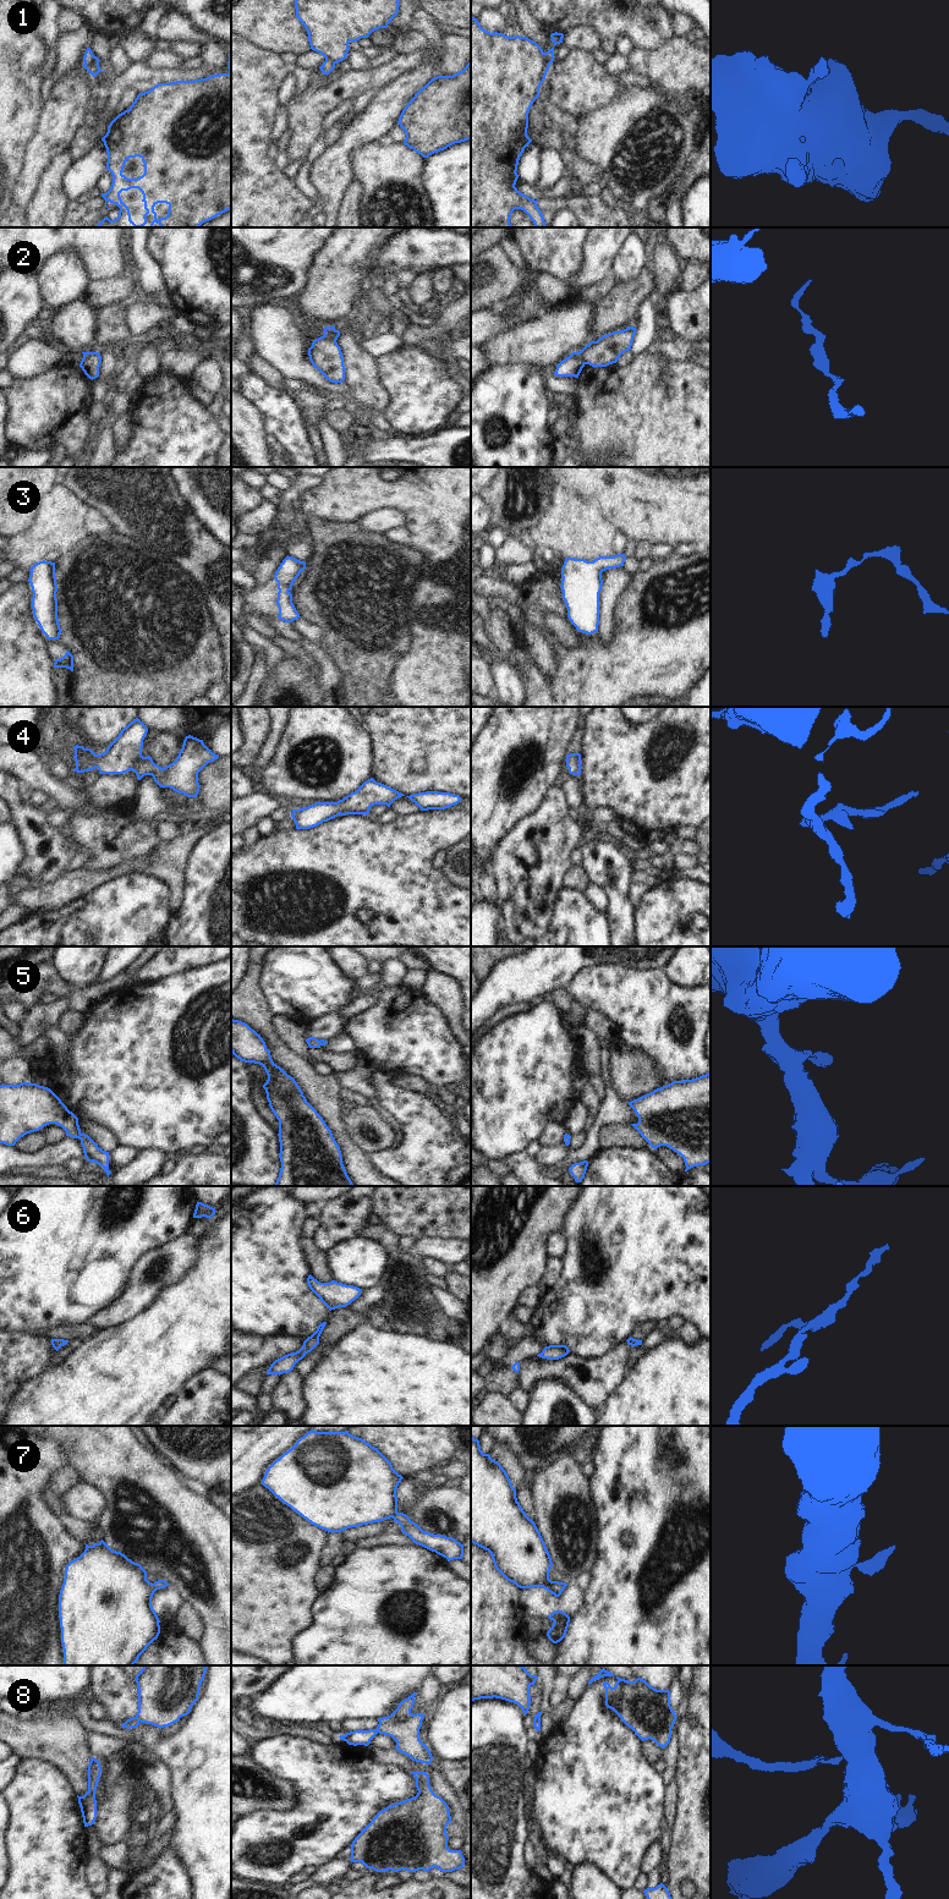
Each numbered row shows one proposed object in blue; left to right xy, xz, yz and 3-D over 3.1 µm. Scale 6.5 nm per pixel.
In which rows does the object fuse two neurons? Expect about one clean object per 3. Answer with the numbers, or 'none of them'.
1, 2, 8

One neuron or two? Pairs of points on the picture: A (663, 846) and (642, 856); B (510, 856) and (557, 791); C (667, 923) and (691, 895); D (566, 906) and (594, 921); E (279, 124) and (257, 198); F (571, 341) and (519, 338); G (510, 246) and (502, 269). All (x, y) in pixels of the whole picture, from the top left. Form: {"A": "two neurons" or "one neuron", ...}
{"A": "one neuron", "B": "one neuron", "C": "one neuron", "D": "one neuron", "E": "two neurons", "F": "one neuron", "G": "two neurons"}

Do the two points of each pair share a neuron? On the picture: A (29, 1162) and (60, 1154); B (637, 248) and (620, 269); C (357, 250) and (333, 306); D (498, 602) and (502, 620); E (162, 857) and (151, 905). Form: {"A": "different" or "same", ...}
{"A": "same", "B": "same", "C": "same", "D": "different", "E": "different"}

